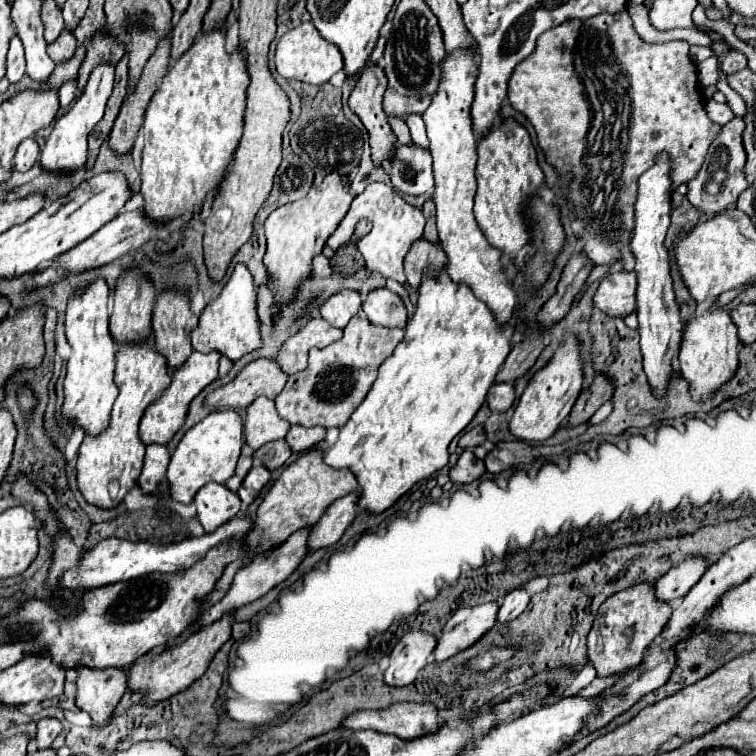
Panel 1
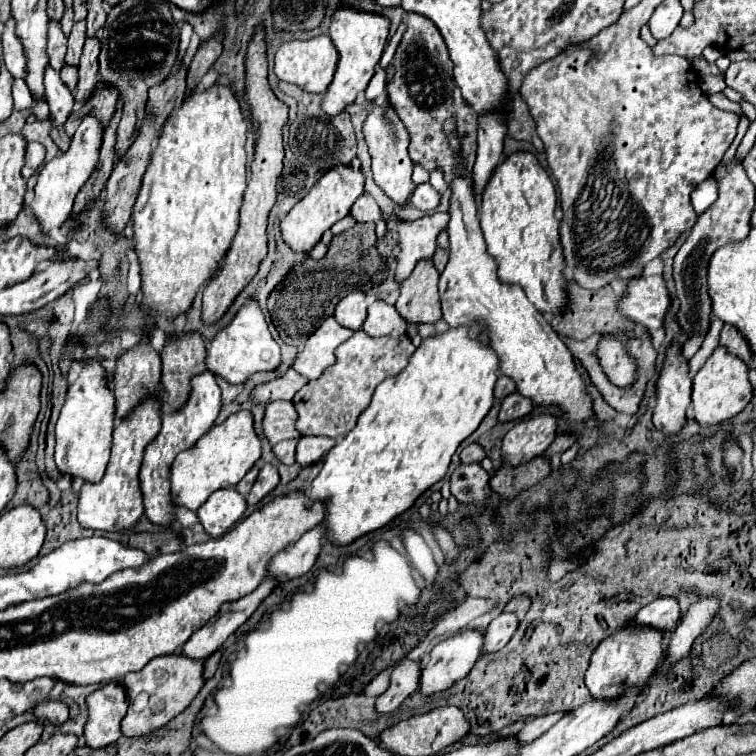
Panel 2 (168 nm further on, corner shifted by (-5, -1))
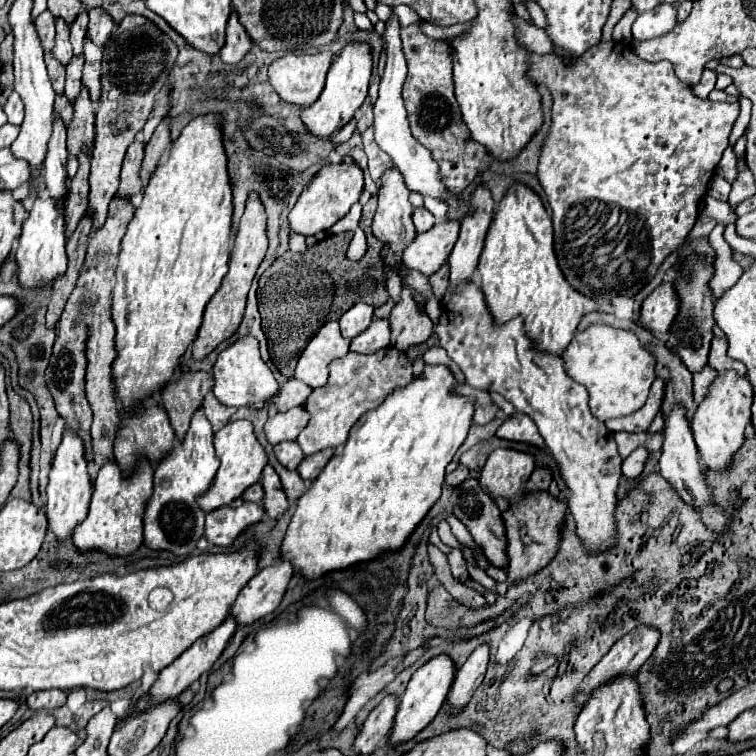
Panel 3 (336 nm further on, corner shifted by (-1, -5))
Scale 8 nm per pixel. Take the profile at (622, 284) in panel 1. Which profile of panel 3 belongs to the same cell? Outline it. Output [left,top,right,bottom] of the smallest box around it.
[641,284,679,334]

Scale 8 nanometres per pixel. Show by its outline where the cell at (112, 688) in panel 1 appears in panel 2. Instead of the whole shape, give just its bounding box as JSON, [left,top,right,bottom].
[85,682,129,748]

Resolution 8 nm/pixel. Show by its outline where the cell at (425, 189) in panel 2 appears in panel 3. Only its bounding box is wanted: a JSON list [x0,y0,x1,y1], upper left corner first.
[413,208,437,232]

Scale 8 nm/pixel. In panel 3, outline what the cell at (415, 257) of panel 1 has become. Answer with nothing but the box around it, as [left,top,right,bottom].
[389,286,433,352]

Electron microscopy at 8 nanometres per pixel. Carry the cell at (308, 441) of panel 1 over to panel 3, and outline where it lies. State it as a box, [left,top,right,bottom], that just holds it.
[297,448,335,482]

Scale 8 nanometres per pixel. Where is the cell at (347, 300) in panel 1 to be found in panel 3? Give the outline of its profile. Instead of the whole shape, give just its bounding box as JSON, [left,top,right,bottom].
[339,302,375,338]

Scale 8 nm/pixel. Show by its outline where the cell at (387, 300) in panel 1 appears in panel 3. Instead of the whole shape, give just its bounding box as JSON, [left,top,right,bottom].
[351,320,391,354]

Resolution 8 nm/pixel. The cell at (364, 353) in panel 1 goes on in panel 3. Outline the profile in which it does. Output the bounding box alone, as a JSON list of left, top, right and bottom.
[297,346,413,456]

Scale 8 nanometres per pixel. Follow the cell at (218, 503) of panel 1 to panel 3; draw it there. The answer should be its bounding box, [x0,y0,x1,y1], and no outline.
[205,500,265,548]

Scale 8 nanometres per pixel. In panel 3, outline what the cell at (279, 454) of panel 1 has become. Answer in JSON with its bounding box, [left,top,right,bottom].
[275,442,305,470]

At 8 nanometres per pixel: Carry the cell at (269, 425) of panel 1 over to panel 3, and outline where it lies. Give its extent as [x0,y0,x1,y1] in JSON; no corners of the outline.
[265,408,309,444]

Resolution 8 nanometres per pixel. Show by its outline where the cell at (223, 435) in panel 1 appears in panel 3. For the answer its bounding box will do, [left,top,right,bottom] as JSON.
[199,420,267,512]

